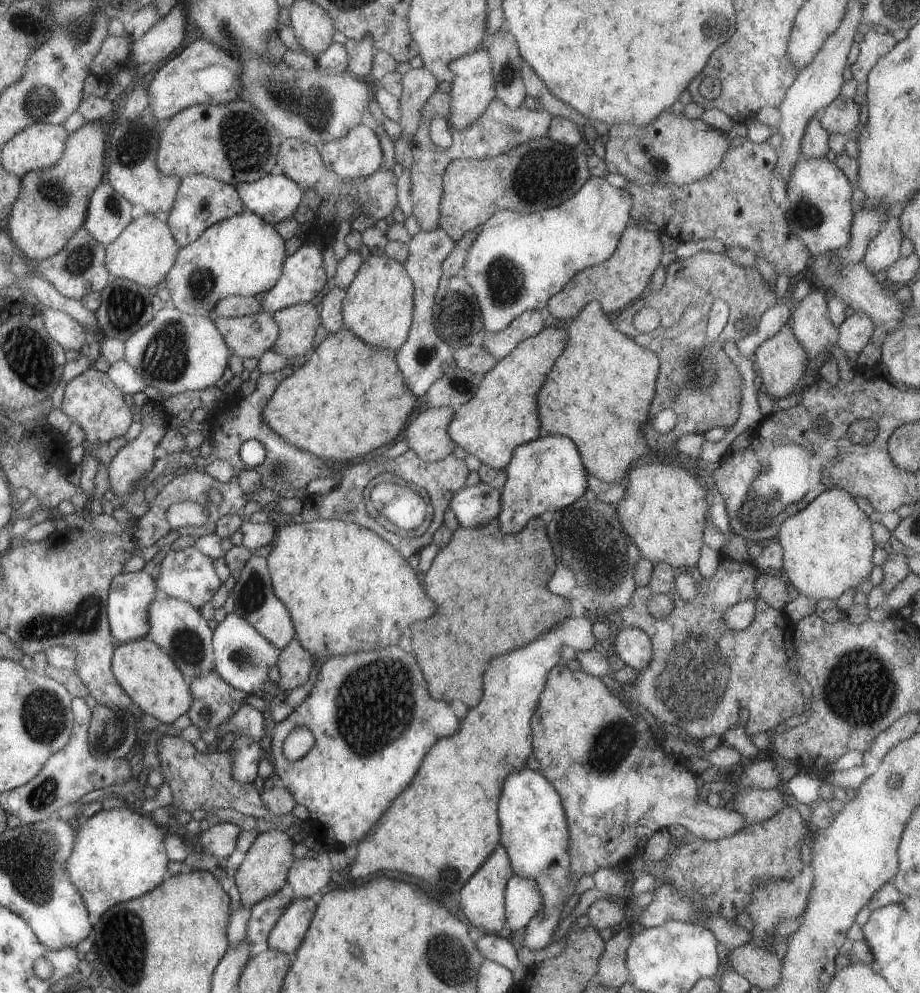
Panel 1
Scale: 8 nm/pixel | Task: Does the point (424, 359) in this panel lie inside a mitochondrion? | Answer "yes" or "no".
yes

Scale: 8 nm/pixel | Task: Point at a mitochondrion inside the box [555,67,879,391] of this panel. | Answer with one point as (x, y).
(704, 213)

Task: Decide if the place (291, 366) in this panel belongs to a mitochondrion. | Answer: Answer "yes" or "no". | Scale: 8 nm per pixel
no

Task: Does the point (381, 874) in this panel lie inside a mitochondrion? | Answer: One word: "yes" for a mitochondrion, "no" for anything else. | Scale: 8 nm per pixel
no

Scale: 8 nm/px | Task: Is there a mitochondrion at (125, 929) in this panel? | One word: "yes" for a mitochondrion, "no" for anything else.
yes

